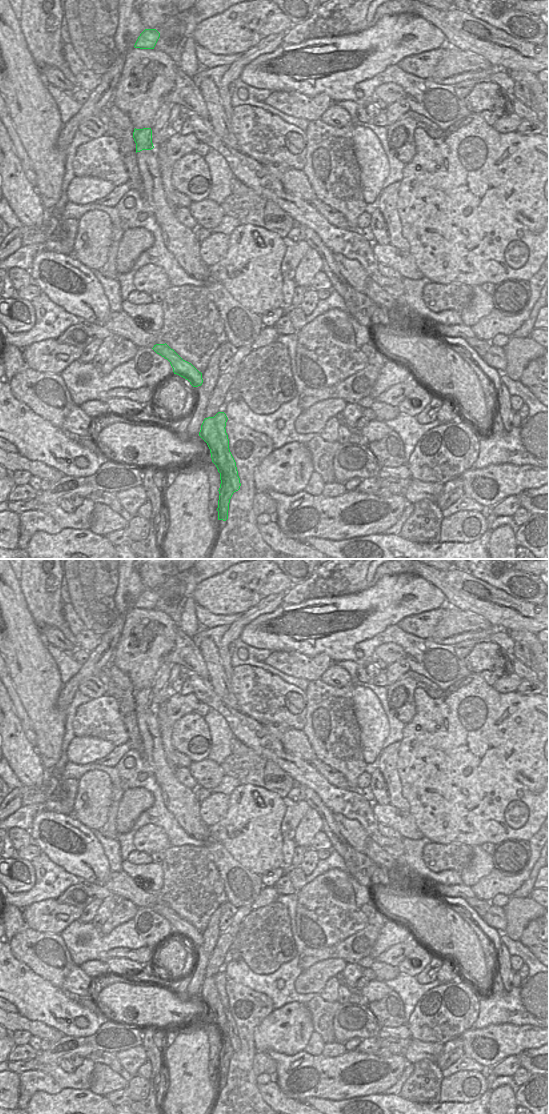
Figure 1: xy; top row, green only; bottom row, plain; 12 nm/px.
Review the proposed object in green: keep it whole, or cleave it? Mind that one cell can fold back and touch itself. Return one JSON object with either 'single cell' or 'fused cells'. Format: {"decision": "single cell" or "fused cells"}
{"decision": "fused cells"}

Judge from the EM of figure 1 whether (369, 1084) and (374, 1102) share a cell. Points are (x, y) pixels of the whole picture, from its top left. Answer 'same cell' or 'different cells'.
different cells

